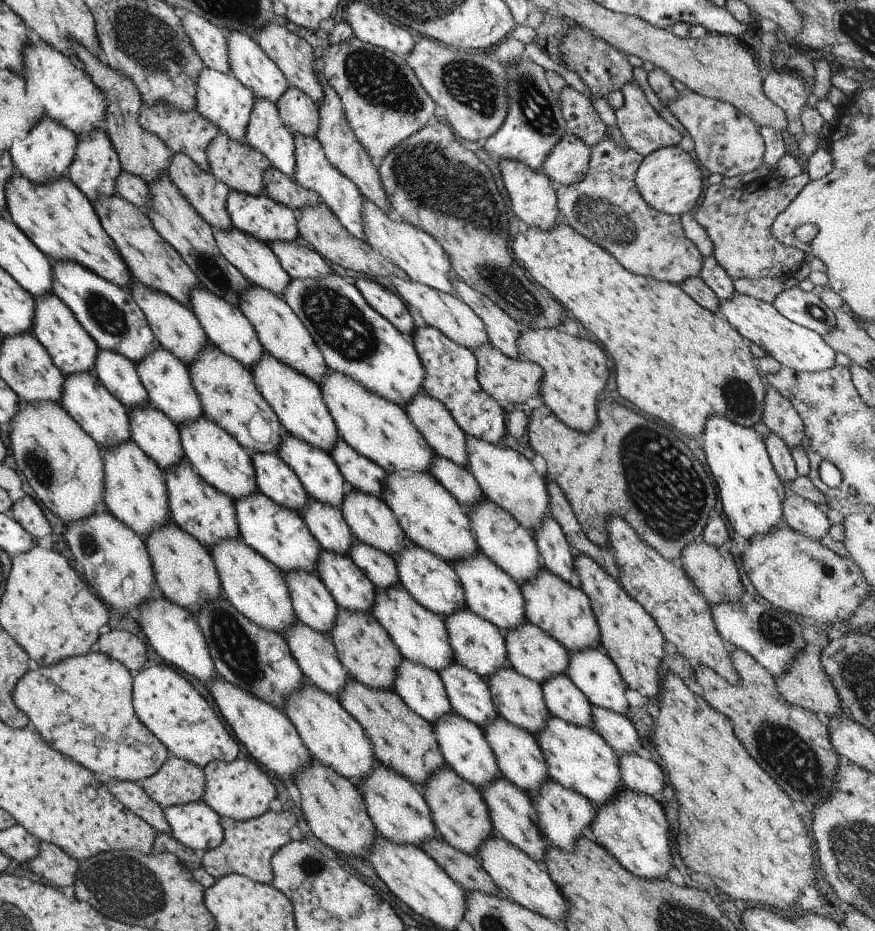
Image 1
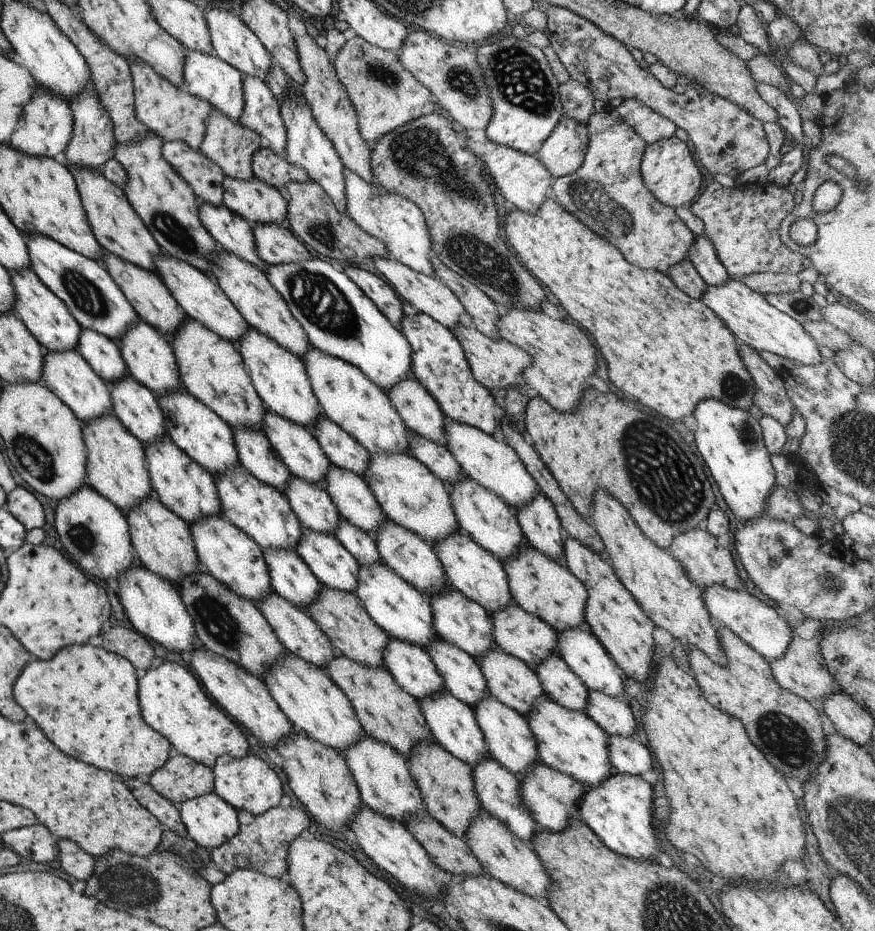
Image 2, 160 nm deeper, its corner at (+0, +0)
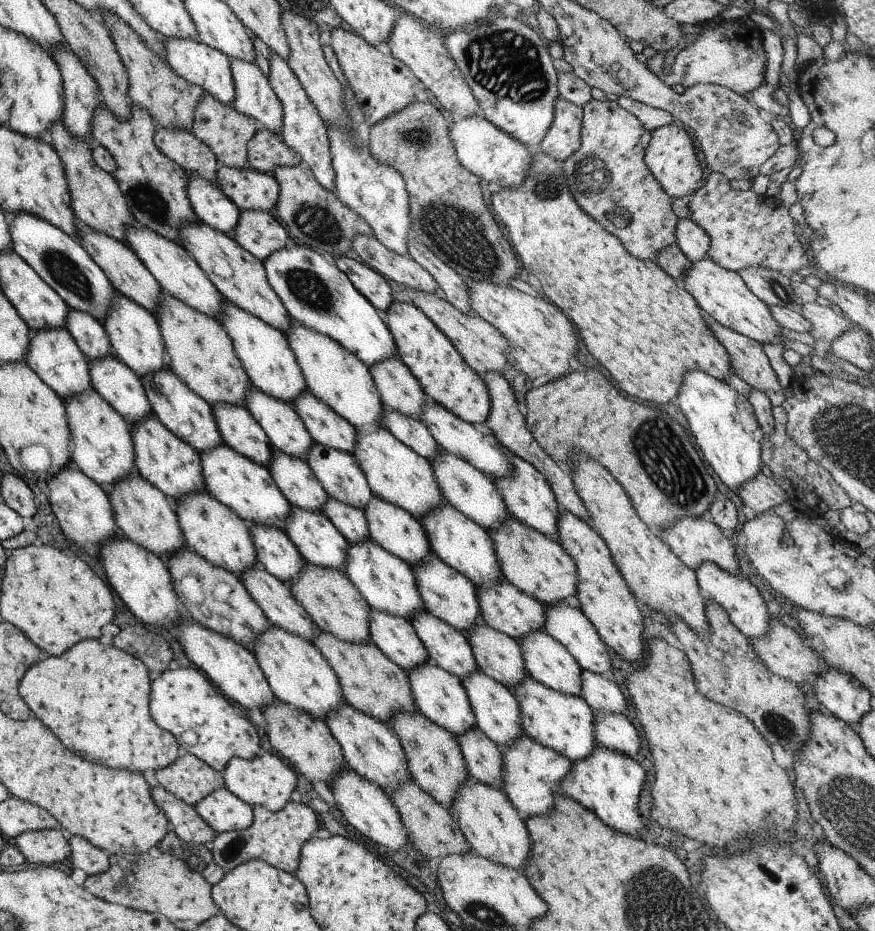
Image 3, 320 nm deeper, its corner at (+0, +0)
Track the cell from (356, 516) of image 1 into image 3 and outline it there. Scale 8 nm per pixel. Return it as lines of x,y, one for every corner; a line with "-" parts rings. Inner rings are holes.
313,442
304,460
309,465
311,472
319,481
327,496
362,510
370,501
373,494
367,484
365,475
359,468
357,461
349,453
337,449
329,449
326,446

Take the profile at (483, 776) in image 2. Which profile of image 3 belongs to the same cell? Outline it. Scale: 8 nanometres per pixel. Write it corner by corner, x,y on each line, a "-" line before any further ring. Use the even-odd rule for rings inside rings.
477,727
468,728
457,738
467,776
473,780
501,789
501,749

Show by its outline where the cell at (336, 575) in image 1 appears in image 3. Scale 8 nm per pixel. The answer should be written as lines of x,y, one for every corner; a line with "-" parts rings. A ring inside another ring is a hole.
290,505
283,531
295,545
304,562
315,566
322,566
324,569
342,570
342,566
346,561
349,544
323,512
303,510

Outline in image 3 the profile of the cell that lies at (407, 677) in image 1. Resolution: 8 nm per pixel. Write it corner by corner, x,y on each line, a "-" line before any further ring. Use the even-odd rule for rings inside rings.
371,608
368,617
371,642
399,668
406,672
429,661
425,647
407,619

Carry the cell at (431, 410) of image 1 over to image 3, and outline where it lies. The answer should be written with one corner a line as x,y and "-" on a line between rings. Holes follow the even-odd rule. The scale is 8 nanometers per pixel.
386,358
368,366
368,371
383,406
420,420
422,406
428,398
401,359

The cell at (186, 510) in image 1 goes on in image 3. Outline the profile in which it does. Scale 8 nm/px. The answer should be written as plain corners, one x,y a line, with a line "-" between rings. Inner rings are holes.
153,414
133,423
130,428
136,474
157,487
170,502
176,502
177,497
193,491
205,491
199,466
199,452
190,444
170,433

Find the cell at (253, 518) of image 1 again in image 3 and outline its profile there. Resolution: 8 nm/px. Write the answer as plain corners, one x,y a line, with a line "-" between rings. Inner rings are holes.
225,443
214,446
214,449
201,451
198,455
207,493
247,524
261,523
283,530
290,504
273,482
266,466
250,461

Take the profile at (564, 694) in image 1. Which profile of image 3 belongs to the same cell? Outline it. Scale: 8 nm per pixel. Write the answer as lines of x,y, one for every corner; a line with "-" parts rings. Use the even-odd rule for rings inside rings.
537,629
523,635
518,641
518,645
522,652
524,670
527,676
534,678
546,687
565,693
566,695
580,694
580,674
582,668
574,661
574,658
561,643
558,643
545,631

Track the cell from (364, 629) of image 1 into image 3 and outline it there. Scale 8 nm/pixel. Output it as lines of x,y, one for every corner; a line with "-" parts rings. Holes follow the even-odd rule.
304,562
300,573
292,581
289,581
287,586
297,604
309,615
309,618
311,618
319,630
331,633
342,641
355,644
369,643
369,606
341,569
324,569
322,566

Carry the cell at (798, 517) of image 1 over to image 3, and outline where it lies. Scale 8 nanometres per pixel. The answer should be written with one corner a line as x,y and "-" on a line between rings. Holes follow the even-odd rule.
761,471
739,486
735,493
743,505
749,506
757,514
771,512
773,506
786,500
783,490
772,477
764,476

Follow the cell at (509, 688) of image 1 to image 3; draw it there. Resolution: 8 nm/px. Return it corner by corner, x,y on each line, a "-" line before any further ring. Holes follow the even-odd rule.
478,621
465,632
476,668
511,689
525,676
518,641

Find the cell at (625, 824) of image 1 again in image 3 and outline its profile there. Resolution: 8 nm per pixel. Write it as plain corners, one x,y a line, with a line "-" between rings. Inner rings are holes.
595,744
588,757
572,762
570,771
565,774
564,779
560,780
558,789
570,799
577,801
583,808
589,809
599,821
610,829
616,830
618,833
641,838
638,832
643,828
643,825
637,811
637,798
639,798
643,780
645,780
645,774
637,760
633,760
616,750

